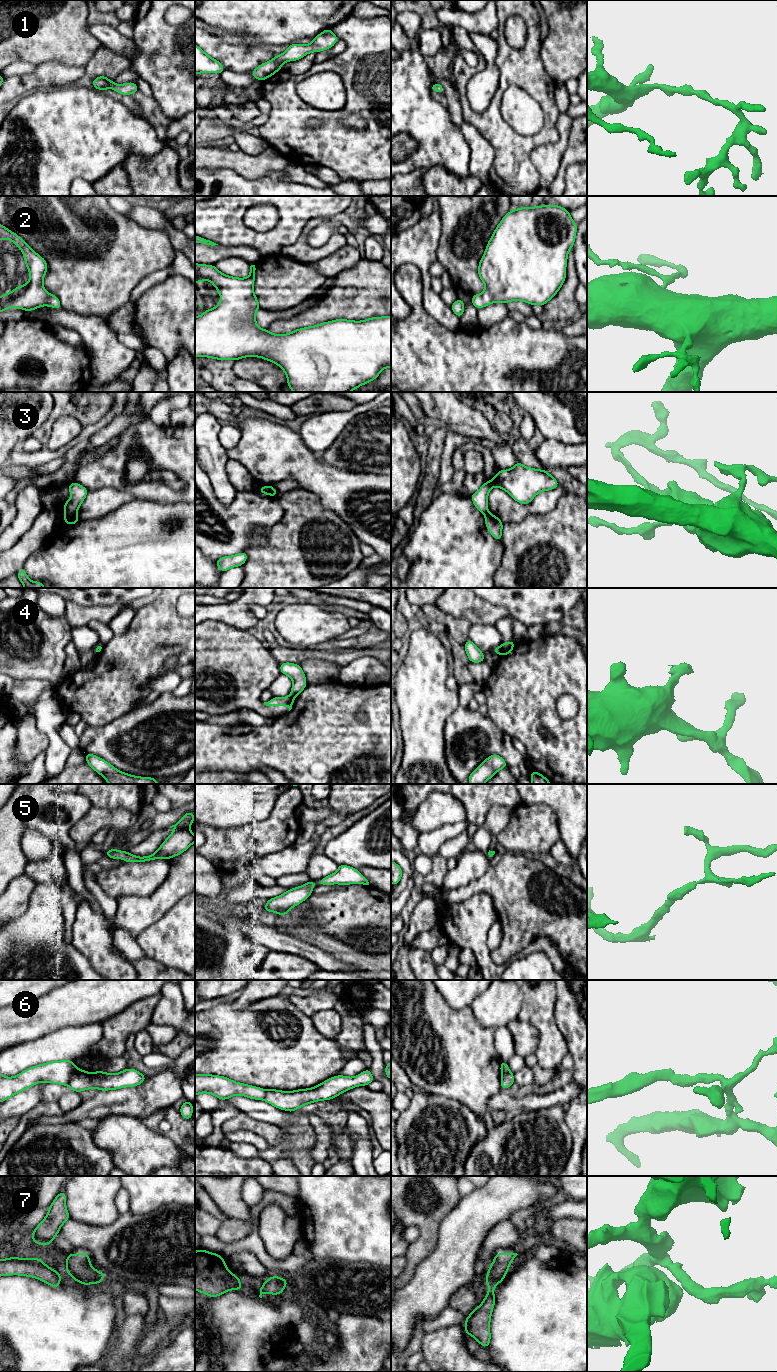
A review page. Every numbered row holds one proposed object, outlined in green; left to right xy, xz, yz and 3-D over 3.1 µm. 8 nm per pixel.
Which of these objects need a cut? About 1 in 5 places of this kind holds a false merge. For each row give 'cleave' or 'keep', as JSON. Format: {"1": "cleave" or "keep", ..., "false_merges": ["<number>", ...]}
{"1": "keep", "2": "keep", "3": "cleave", "4": "cleave", "5": "keep", "6": "cleave", "7": "keep", "false_merges": ["3", "4", "6"]}

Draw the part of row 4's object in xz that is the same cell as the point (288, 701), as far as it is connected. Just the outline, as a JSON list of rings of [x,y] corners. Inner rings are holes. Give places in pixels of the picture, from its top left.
[[[292,696],[288,697],[273,697],[270,701],[264,702],[266,706],[287,706],[289,711],[292,709],[294,703],[294,698]]]

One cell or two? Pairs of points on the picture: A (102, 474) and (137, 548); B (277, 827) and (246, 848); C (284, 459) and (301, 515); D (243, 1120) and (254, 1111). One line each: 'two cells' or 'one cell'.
A: two cells
B: one cell
C: two cells
D: two cells

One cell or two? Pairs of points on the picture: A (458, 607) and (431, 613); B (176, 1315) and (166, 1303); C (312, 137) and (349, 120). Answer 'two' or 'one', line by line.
A: two
B: one
C: two

